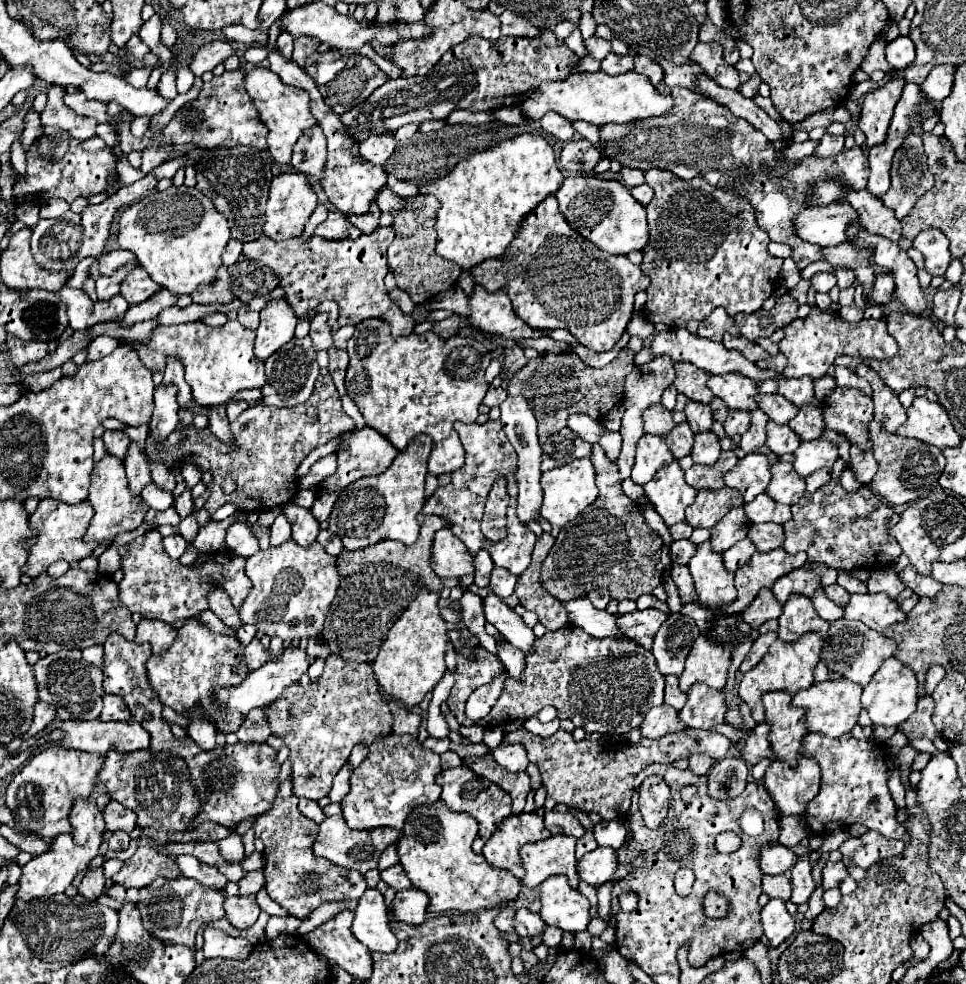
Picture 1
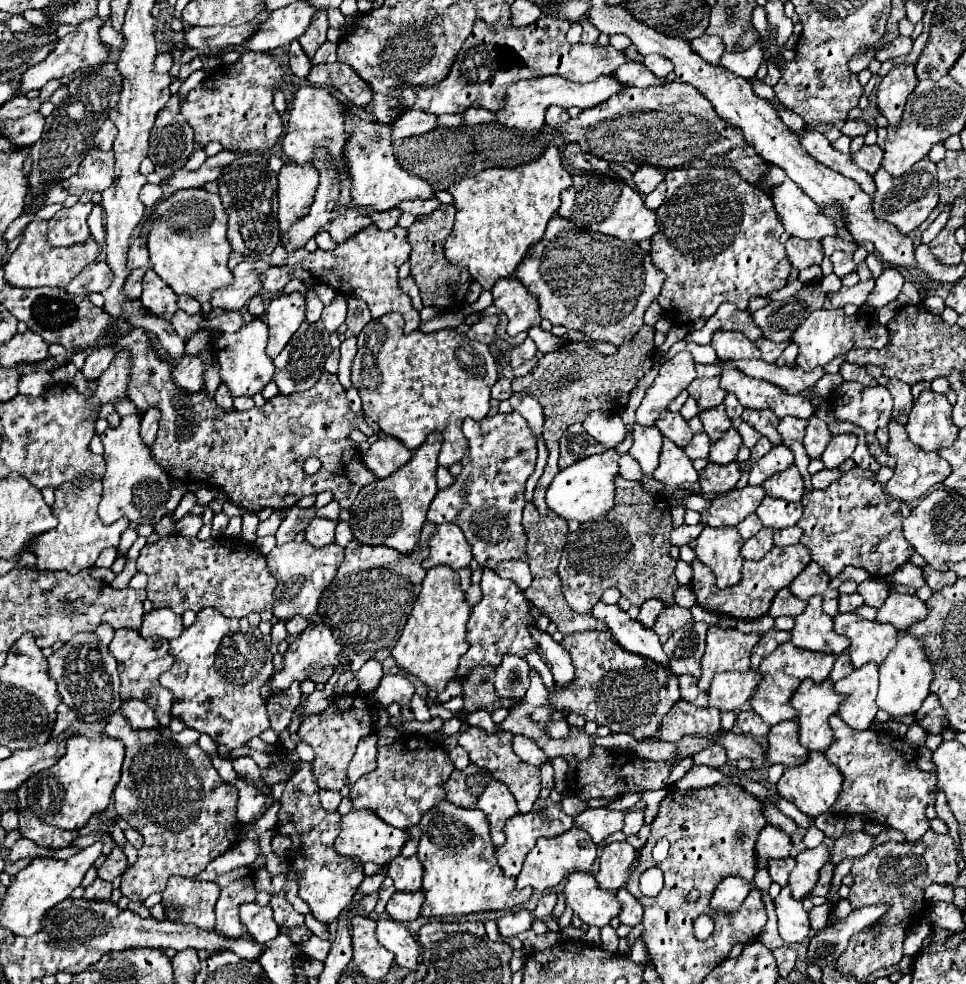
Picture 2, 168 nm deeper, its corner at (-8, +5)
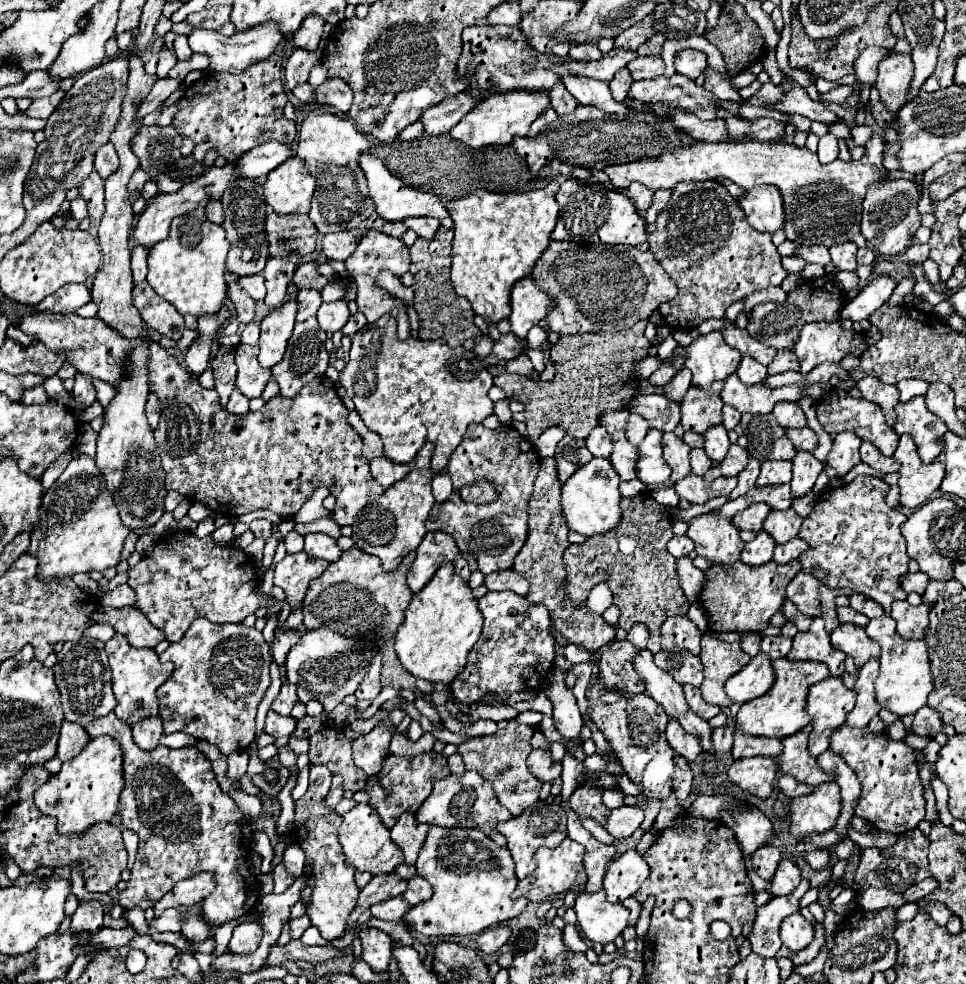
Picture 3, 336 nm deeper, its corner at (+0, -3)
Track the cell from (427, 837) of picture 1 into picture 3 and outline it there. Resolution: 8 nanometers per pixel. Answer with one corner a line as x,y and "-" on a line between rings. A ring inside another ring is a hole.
431,828
415,866
417,874
433,886
433,900
411,906
407,916
403,916
417,932
439,938
469,936
515,916
511,900
511,892
519,882
515,862
505,846
497,846
481,830

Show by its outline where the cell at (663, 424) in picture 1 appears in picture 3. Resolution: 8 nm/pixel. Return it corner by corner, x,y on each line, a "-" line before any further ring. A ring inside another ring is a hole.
673,432
663,434
663,456
673,470
673,474
671,474
673,482
691,474
689,452
691,452
691,448
681,438
677,438

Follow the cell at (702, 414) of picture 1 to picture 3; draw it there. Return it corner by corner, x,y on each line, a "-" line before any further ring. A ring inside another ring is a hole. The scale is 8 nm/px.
713,426
703,436
705,436
705,452
707,452
707,456
715,464
719,464
723,460
723,456
727,456
727,448
731,446
731,442
727,438
727,430
723,426

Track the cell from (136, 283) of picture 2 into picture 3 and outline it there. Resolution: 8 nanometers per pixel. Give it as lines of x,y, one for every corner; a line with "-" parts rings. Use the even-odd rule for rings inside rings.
133,248
133,258
131,258
131,268
133,268
133,280
139,284
147,276
147,254
149,248

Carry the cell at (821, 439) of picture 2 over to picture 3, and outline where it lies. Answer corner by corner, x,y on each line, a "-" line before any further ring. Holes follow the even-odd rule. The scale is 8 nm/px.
797,452
793,458
793,480
791,480
791,496
801,498
811,492
817,476
821,474
823,464
809,452

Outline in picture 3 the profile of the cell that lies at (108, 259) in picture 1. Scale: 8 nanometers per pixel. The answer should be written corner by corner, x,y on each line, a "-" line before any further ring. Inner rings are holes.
67,284
59,288
59,292
41,300
37,308
43,308
43,312
67,314
67,312
75,312
79,306
87,304
89,300
91,300
91,294
85,284

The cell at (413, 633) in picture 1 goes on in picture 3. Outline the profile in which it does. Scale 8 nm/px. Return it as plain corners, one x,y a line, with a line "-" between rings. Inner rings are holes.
451,562
443,564
431,582
413,596
405,620
397,630
395,652
401,664
415,676
435,682
453,682
463,670
467,654
479,640
483,628
483,616
477,608
477,600
471,594
469,584
455,572

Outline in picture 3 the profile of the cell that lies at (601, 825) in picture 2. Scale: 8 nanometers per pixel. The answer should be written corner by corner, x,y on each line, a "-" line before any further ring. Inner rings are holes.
621,806
617,810
611,810
609,822
603,826
617,840
625,840
641,826
643,820
645,820
645,812
639,806

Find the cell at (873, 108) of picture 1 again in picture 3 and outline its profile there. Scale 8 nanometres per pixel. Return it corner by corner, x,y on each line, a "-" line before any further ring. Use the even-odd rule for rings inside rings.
891,52
879,62
879,78
875,86
889,112
897,112
899,106
903,106
903,100
907,100
911,78
913,78
911,54

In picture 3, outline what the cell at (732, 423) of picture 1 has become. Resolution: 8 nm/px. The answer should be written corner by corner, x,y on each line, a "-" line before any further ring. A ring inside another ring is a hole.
743,414
741,426
747,438
749,456
765,460
793,460
795,446
787,440
785,428
771,414

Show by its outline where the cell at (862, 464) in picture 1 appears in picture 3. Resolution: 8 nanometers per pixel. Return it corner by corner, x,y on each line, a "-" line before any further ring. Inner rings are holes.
863,440
861,444
861,460
865,464
869,464
871,468
877,468
881,472
899,472
899,462
893,458
883,456
871,442

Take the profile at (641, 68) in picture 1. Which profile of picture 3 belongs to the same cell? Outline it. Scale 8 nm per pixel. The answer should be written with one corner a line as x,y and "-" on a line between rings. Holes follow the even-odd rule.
639,56
627,64
627,70
631,72
633,80
651,80
663,76
665,62
661,56

